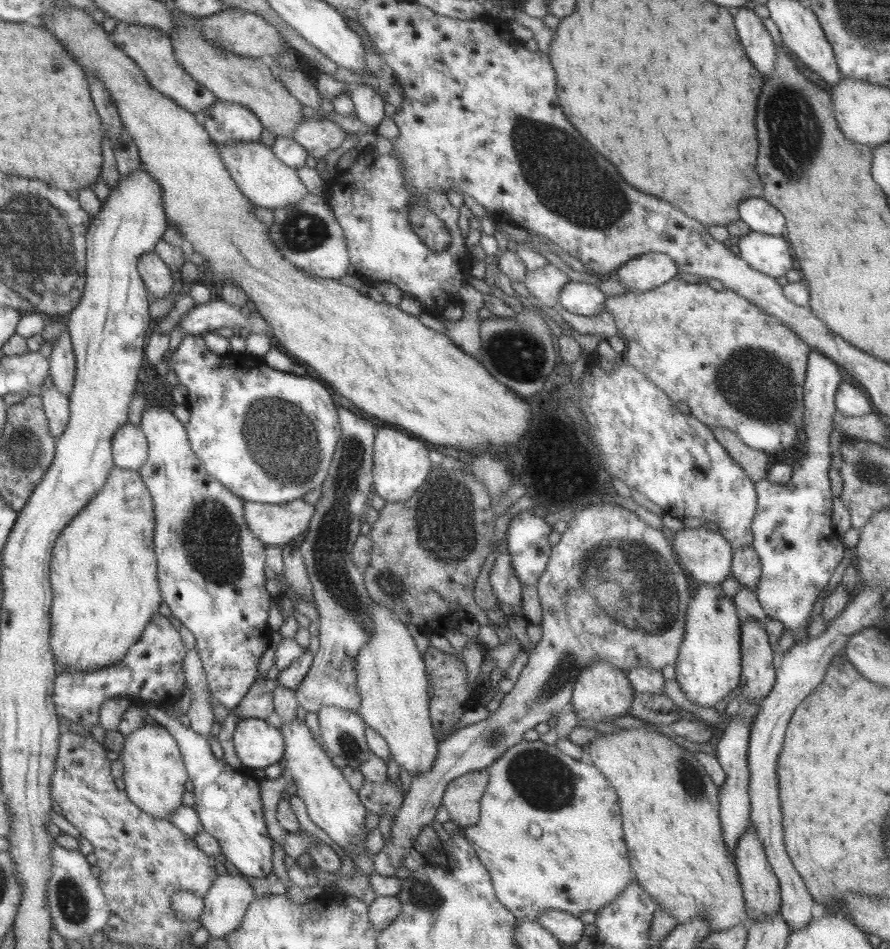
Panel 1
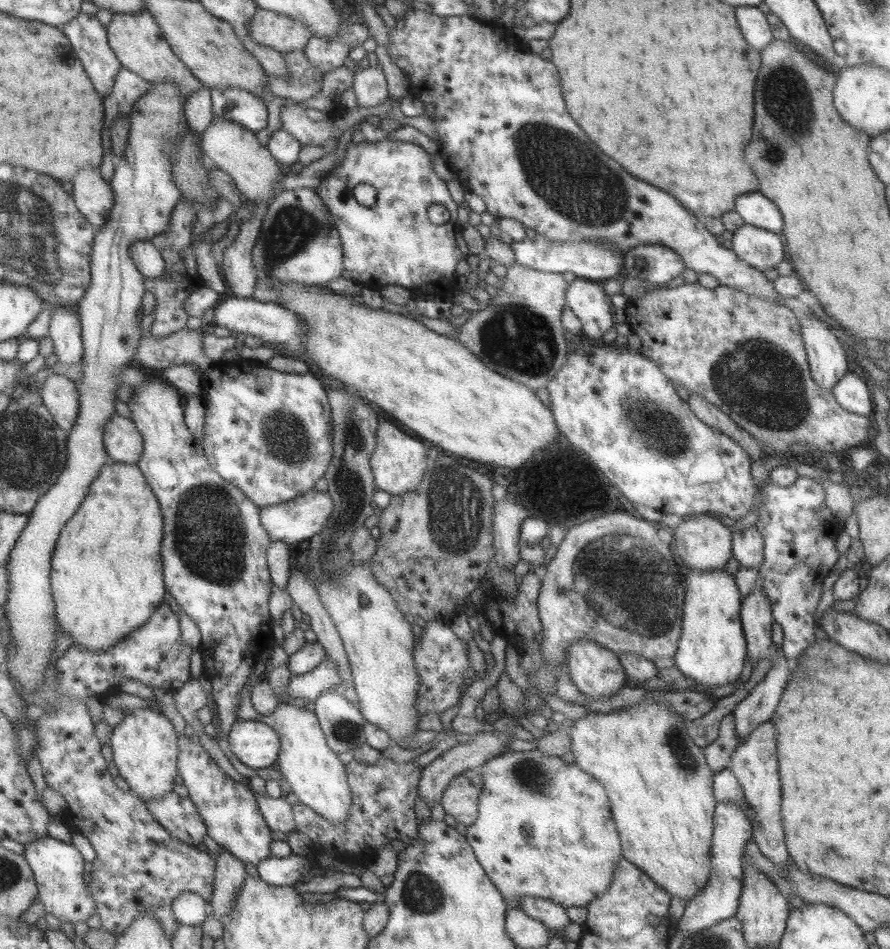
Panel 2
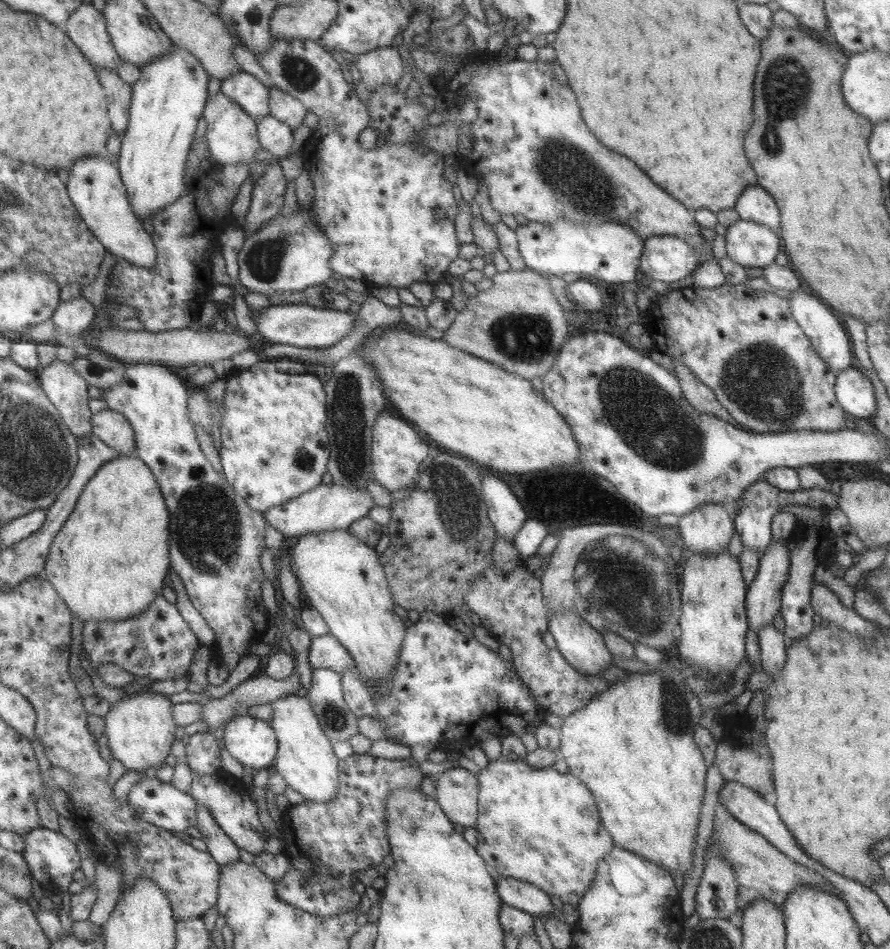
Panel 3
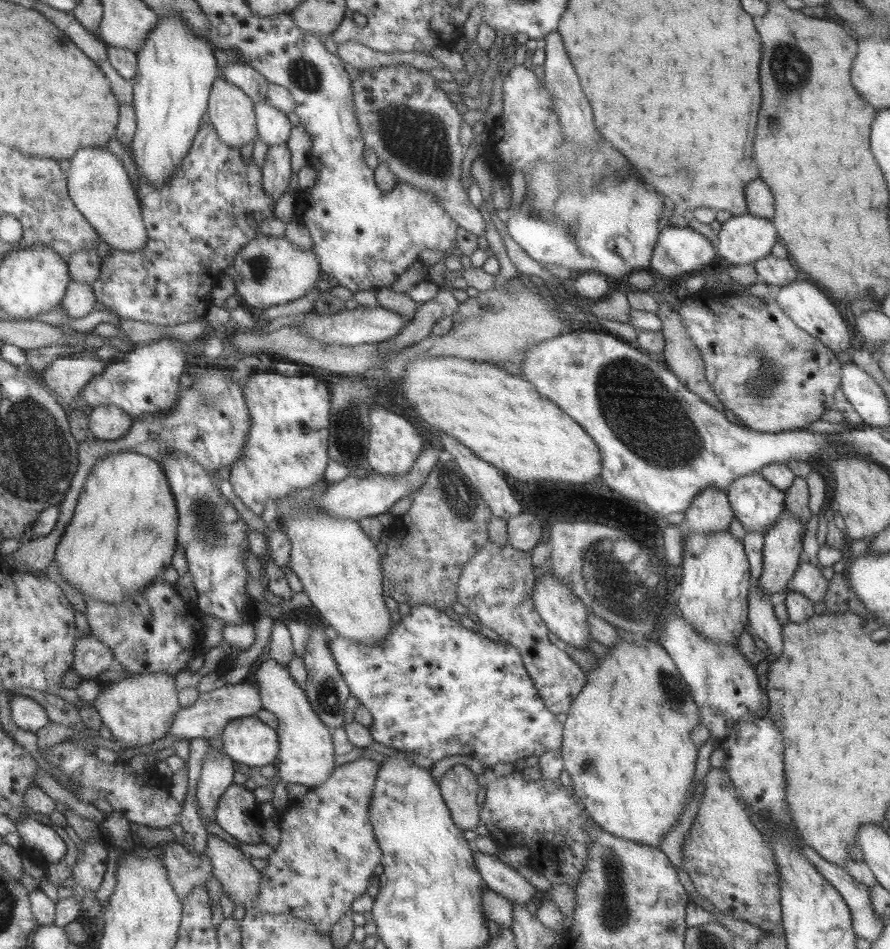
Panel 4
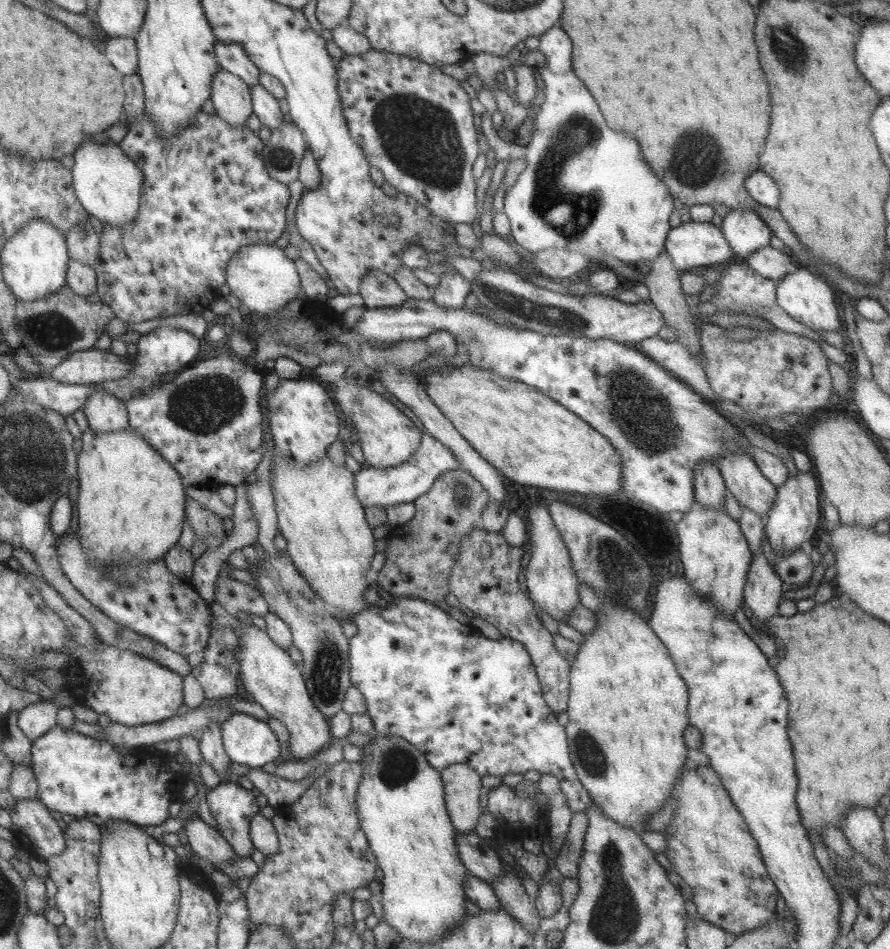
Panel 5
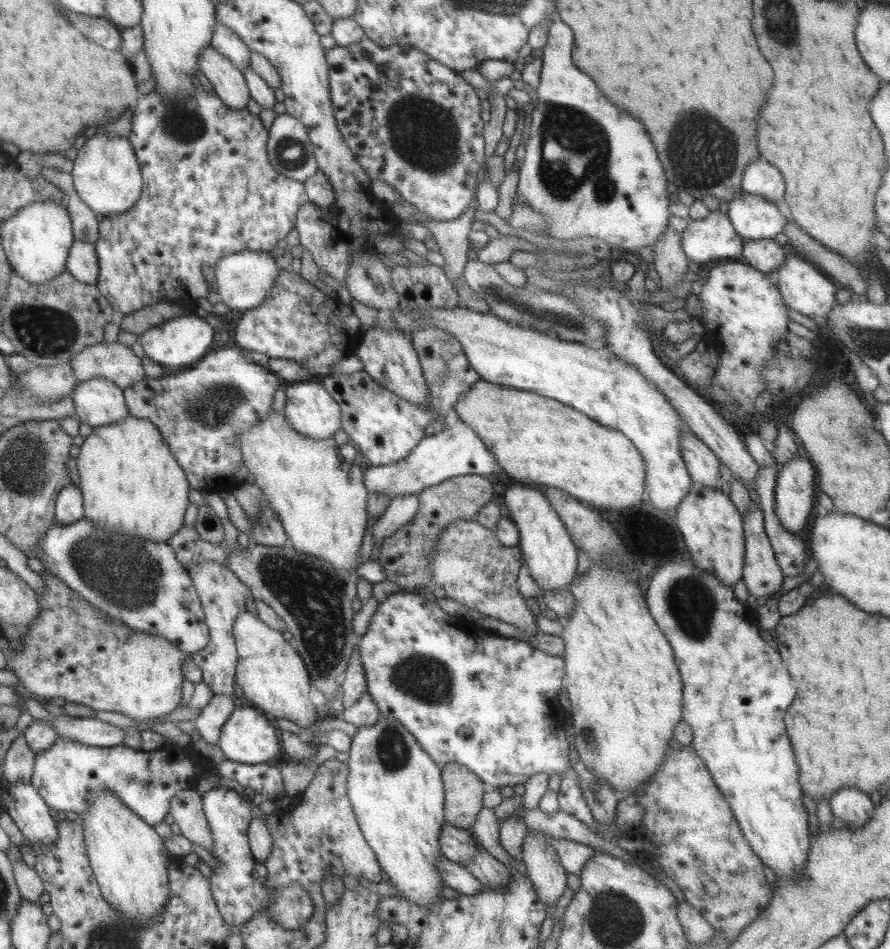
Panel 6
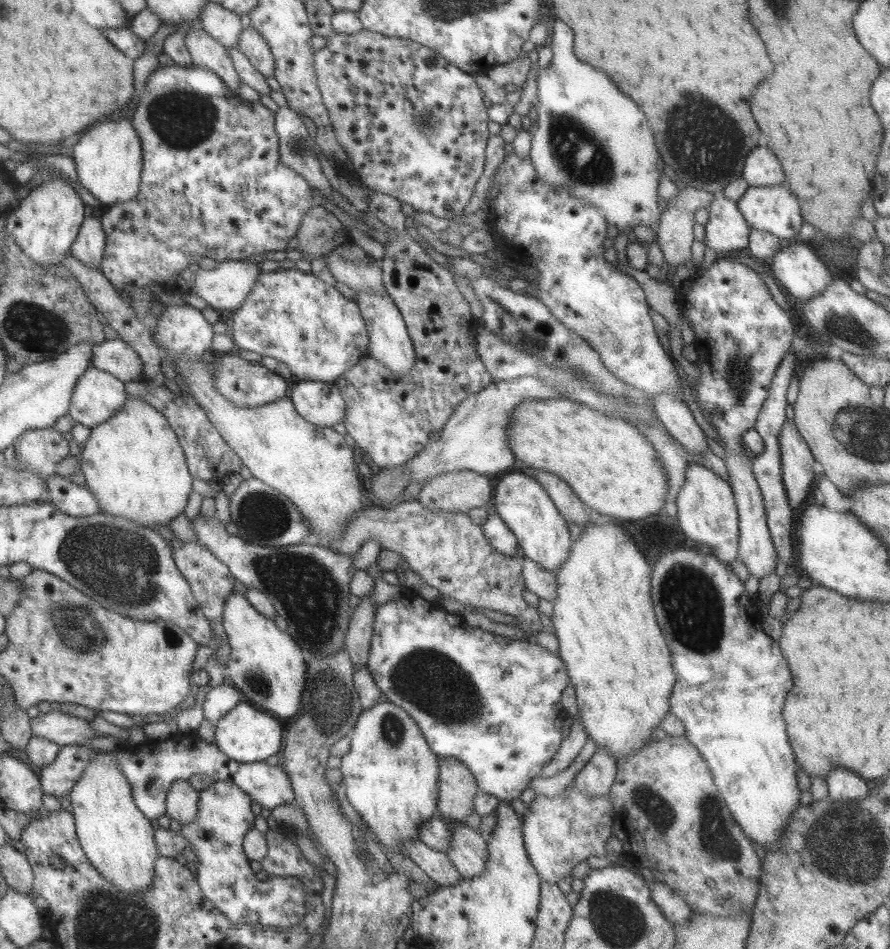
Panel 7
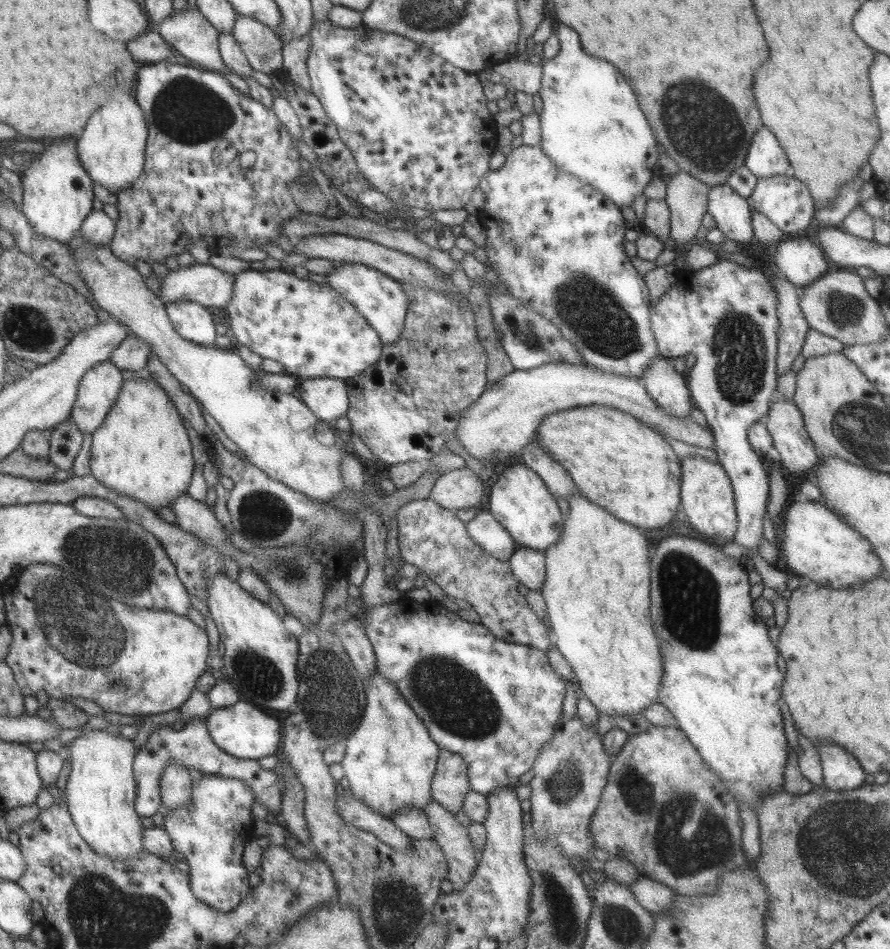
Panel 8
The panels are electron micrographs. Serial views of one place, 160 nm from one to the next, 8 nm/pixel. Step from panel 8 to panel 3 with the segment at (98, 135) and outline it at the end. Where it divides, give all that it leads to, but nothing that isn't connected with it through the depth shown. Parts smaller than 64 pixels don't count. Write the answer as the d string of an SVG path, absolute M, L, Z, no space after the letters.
M87 156L78 158L68 174L66 183L68 198L87 229L101 242L103 249L129 264L151 268L156 263L156 250L151 235L145 232L141 222L131 213L117 166L104 156Z

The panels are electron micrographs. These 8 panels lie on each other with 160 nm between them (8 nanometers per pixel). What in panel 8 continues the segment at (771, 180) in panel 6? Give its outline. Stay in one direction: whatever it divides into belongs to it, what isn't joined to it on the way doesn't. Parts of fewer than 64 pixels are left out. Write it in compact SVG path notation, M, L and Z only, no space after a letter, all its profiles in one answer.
M765 126L759 128L752 136L744 157L744 165L757 179L784 175L790 166L788 158L779 146L777 139Z

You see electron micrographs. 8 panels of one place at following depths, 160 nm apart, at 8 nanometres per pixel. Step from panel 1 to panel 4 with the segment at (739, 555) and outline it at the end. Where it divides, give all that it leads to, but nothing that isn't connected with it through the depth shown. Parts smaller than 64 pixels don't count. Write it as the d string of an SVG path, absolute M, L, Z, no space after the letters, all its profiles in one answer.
M759 473L737 477L725 493L732 516L745 530L764 535L785 511L784 491L769 484Z

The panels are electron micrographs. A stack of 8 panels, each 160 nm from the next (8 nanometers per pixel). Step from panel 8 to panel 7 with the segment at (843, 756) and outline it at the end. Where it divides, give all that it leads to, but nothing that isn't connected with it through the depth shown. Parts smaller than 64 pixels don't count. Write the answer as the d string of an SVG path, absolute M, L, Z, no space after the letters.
M834 768L824 779L827 783L828 798L833 802L844 800L861 803L869 794L865 780L844 768Z

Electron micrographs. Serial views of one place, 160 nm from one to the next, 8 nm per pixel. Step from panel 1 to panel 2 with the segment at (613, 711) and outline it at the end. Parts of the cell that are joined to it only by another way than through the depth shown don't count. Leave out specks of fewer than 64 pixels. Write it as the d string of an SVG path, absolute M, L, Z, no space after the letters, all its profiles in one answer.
M575 640L573 644L570 644L566 650L565 662L569 668L571 683L583 697L587 697L591 701L607 699L617 693L621 687L626 686L626 675L617 655L609 649L595 644L592 640Z

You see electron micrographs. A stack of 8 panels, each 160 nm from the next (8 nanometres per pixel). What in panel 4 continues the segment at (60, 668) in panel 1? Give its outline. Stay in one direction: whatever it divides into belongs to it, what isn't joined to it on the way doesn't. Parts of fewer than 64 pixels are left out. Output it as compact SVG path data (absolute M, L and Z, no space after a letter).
M121 451L116 453L109 453L105 457L99 459L87 475L81 494L77 499L77 504L74 508L73 516L65 527L63 534L58 539L57 546L55 547L52 560L57 564L59 568L59 574L63 577L63 580L78 590L82 596L86 596L91 600L97 602L106 602L107 604L119 604L122 600L141 592L148 584L151 584L154 580L162 578L163 571L170 565L171 556L175 552L176 548L176 526L177 526L177 509L175 508L174 498L171 494L169 485L165 480L164 472L161 465L154 459L151 459L144 455L136 454L131 451Z

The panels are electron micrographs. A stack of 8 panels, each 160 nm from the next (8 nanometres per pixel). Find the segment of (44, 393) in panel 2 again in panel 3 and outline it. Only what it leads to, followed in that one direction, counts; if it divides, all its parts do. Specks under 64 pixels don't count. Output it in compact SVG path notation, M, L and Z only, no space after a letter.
M55 359L37 376L42 391L57 409L67 430L76 438L91 430L87 384L70 363Z

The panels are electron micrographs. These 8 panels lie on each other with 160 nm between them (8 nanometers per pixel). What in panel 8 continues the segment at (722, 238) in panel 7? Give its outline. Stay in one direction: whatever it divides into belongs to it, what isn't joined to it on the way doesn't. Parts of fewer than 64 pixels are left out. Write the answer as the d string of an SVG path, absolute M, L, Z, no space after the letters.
M727 184L710 188L706 208L715 221L716 228L728 241L740 246L753 238L751 204L749 200L733 192Z

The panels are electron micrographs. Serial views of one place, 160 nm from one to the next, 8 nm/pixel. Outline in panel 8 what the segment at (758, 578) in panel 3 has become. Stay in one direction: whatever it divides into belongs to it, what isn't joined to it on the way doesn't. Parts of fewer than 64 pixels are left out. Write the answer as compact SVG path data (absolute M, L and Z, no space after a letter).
M777 394L771 401L767 415L766 429L772 438L772 445L775 451L780 455L778 459L781 466L789 474L793 474L793 476L809 475L817 460L819 460L819 456L817 456L813 443L805 430L799 409L794 405L792 400L785 399L781 394Z

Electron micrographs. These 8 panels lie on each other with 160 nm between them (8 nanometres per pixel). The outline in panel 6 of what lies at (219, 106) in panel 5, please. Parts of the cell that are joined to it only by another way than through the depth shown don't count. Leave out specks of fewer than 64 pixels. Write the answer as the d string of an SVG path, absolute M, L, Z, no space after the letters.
M206 46L198 54L198 70L204 74L221 102L233 110L246 108L250 99L248 88L241 72L224 56Z

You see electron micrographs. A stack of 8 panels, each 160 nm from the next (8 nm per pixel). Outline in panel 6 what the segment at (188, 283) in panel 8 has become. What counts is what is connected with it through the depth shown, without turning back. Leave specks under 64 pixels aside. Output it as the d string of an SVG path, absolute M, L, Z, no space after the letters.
M241 251L221 258L214 266L216 293L221 297L221 303L237 311L247 311L261 304L272 292L280 271L283 271L277 266L275 259L263 251Z

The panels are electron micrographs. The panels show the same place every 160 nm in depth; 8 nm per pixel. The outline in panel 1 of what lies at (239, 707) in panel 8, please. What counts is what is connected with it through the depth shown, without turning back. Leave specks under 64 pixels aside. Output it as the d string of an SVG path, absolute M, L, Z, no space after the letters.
M239 719L232 744L240 764L251 769L275 764L281 761L284 753L283 736L272 719Z

